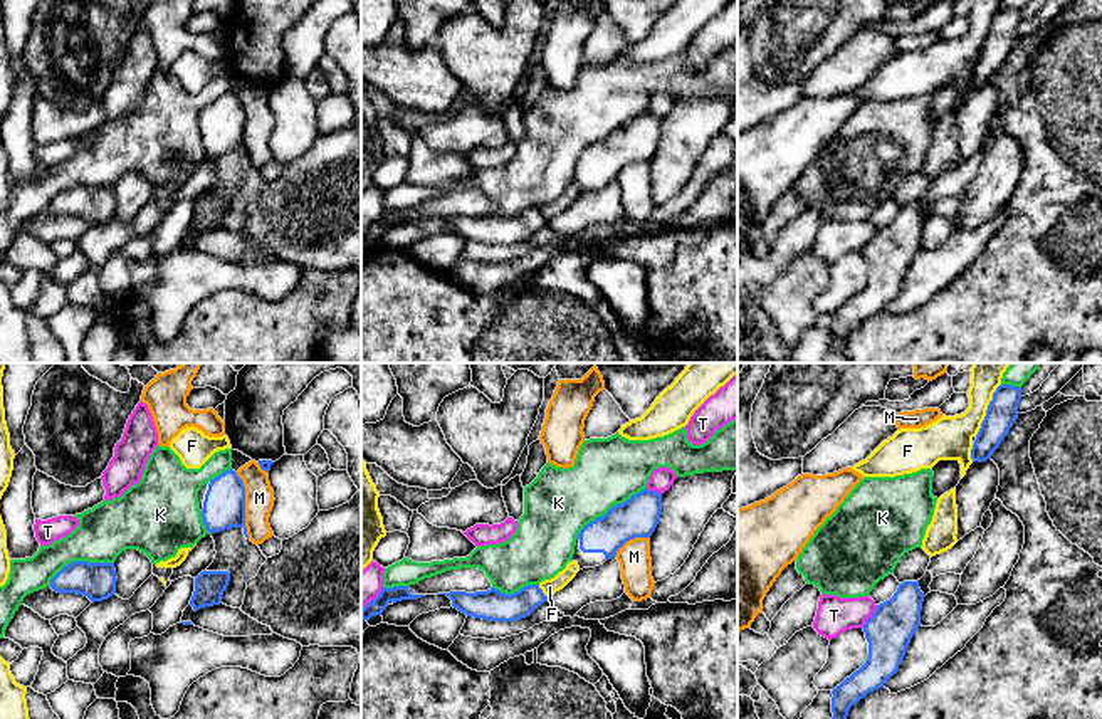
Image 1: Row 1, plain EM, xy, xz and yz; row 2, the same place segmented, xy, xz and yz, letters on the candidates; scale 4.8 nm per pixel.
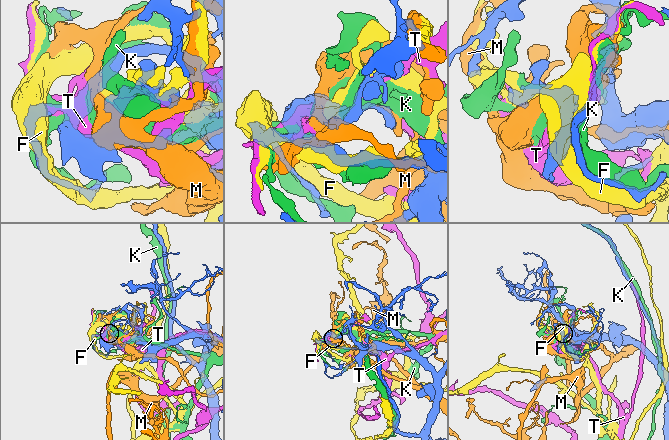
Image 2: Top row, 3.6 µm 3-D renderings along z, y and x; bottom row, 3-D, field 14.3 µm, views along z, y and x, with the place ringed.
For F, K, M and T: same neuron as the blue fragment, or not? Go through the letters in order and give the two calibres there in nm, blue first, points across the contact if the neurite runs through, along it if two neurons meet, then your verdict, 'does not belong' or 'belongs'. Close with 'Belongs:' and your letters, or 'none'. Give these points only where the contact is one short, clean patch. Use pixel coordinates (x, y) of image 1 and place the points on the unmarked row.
F: calibres 150 and 200 nm; does not belong
K: calibres 190 and 320 nm; does not belong
M: calibres 200 and 140 nm; does not belong
T: calibres 220 and 170 nm; does not belong
Belongs: none

